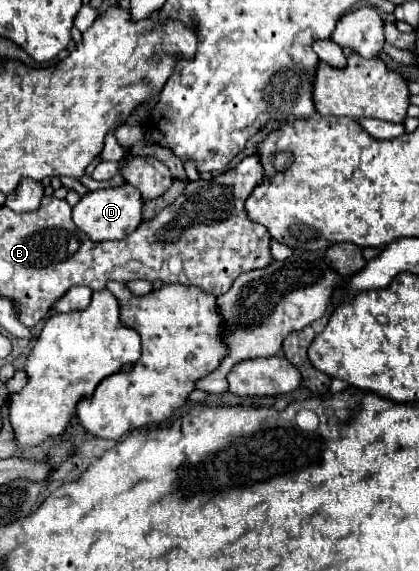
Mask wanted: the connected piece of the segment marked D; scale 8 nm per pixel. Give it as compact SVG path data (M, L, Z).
M130 184L114 186L114 188L104 188L104 190L94 190L82 196L82 200L74 206L72 218L80 230L84 230L94 242L104 242L104 240L120 240L128 234L132 234L140 222L142 222L142 194L138 188Z

